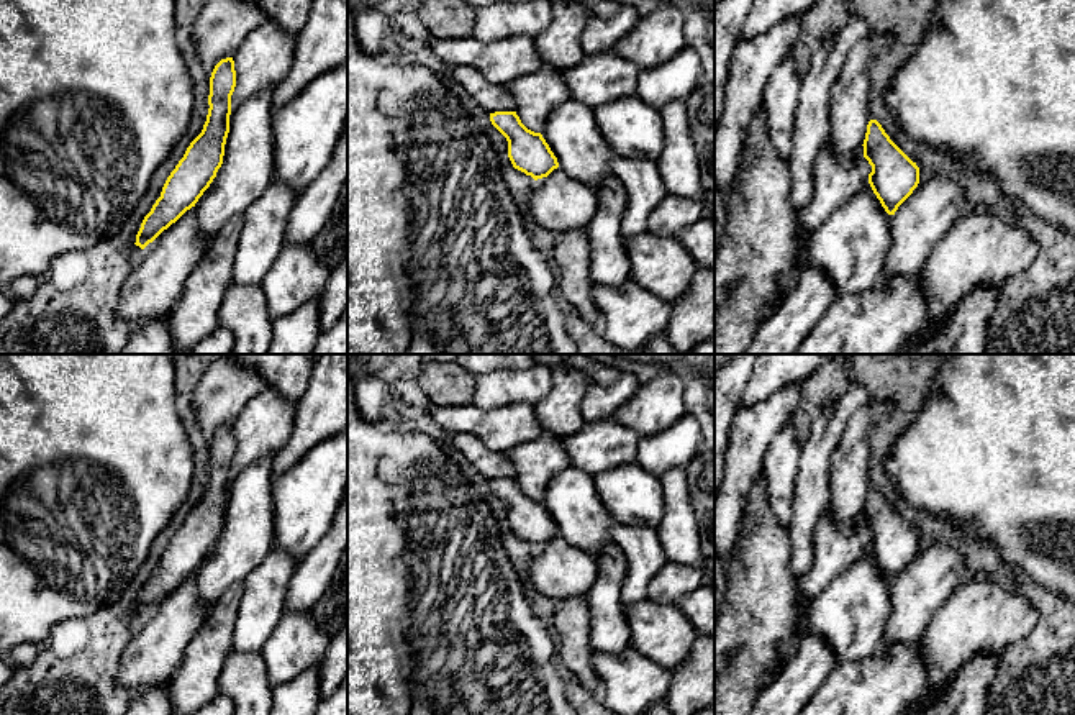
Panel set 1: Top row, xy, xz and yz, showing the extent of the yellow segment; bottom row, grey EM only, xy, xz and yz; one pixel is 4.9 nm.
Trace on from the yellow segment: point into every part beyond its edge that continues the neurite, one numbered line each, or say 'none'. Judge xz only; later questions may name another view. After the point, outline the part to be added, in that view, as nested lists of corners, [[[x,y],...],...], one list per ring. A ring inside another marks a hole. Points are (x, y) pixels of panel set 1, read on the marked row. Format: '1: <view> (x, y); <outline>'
none

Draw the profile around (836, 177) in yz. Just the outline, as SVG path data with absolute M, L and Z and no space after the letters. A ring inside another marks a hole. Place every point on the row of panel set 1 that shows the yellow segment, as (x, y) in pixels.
M826 141L814 166L811 202L796 210L795 228L805 235L814 233L837 207L849 202L862 189L870 172L872 166L864 157L864 146L837 156Z

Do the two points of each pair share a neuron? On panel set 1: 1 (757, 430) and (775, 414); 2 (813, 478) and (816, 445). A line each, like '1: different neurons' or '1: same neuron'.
1: same neuron
2: same neuron

